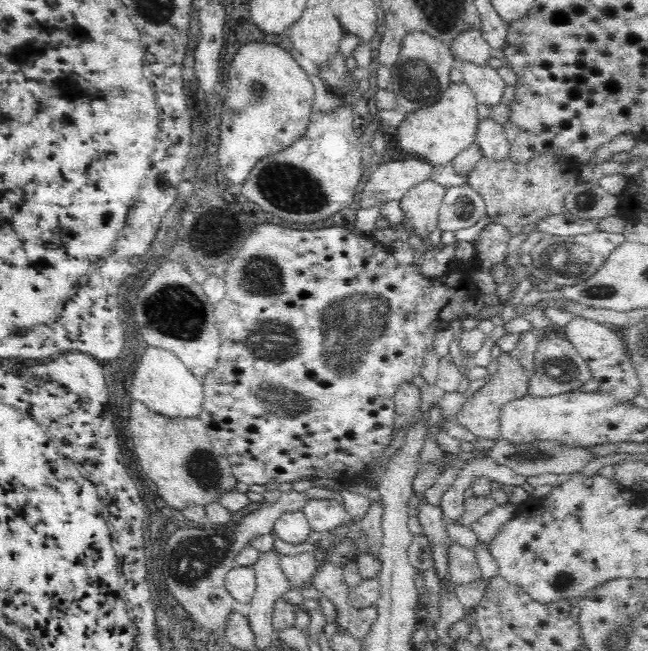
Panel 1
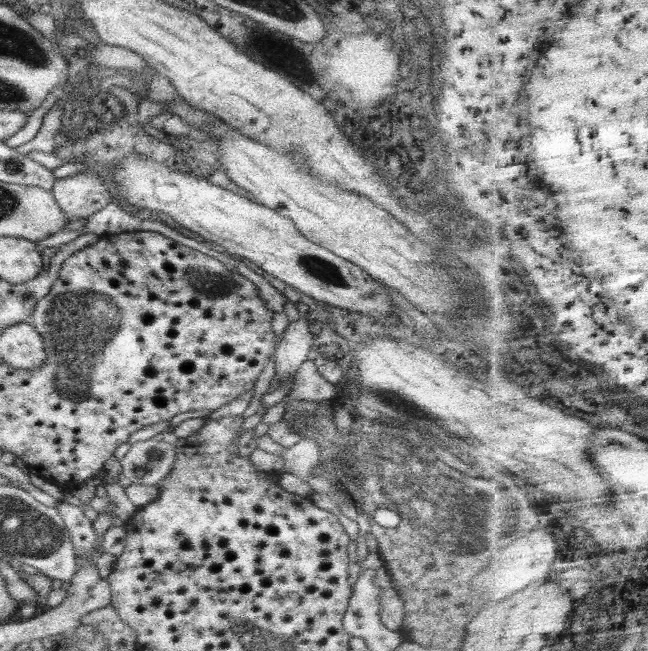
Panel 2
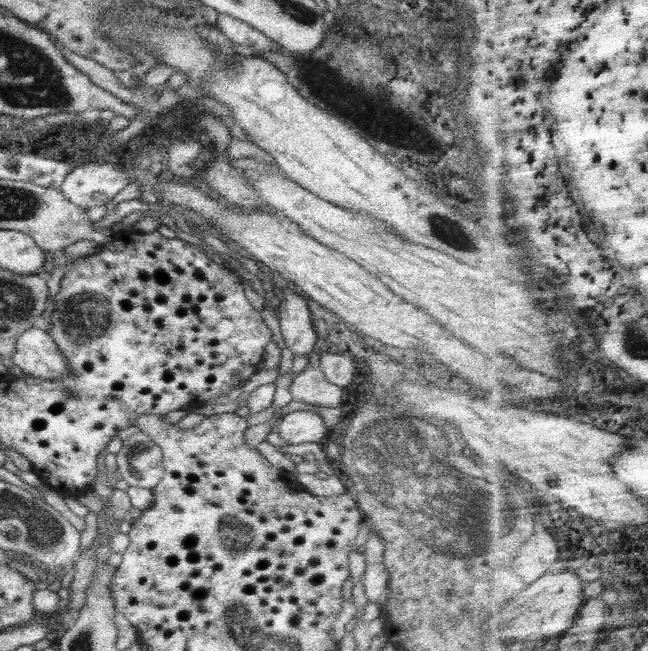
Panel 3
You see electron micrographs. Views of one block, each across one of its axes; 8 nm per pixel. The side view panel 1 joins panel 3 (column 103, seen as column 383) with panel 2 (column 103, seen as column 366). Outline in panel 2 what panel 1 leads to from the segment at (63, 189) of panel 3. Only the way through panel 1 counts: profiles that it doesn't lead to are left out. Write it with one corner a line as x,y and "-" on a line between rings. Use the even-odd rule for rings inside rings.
79,172
74,176
57,180
52,188
52,196
64,216
71,220
90,218
92,214
111,207
110,187
100,182
98,174

